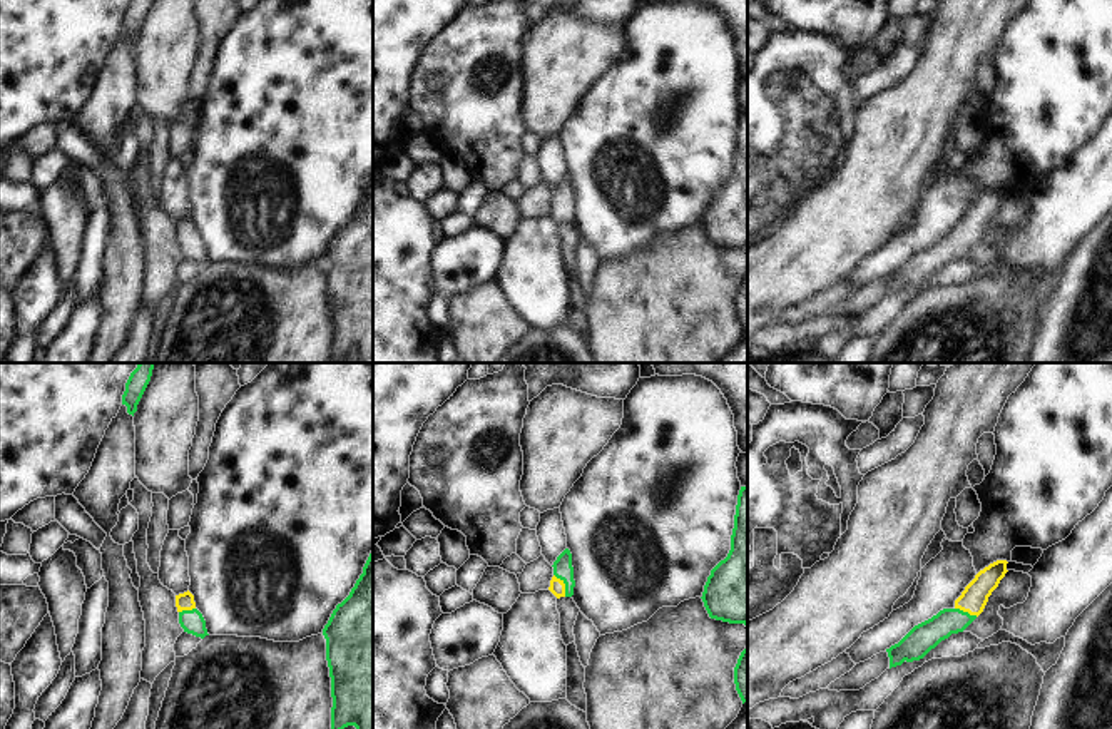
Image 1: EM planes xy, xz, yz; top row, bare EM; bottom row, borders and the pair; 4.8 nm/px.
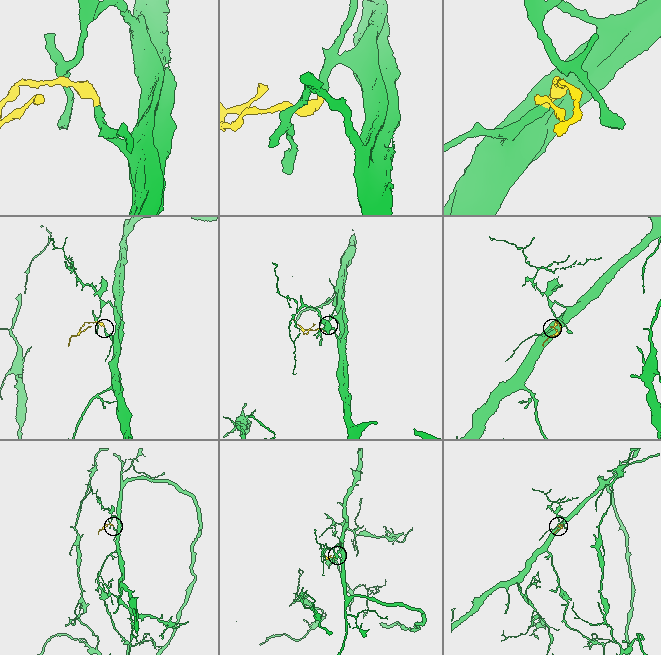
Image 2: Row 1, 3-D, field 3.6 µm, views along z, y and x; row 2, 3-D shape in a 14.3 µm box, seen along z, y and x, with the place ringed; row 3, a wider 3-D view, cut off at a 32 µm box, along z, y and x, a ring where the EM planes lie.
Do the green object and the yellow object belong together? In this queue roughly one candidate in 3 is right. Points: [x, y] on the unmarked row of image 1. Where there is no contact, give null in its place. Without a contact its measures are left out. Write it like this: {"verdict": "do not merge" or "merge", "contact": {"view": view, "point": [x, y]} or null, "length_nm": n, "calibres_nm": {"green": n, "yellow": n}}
{"verdict": "merge", "contact": {"view": "xz", "point": [566, 211]}, "length_nm": 130, "calibres_nm": {"green": 100, "yellow": 80}}

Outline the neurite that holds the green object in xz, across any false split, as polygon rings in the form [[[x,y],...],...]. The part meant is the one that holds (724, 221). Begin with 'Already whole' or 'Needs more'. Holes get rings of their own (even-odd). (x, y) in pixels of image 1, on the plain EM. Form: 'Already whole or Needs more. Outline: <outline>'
Already whole. Outline: [[[747,112],[737,120],[731,176],[711,196],[701,224],[711,244],[747,252]]]

